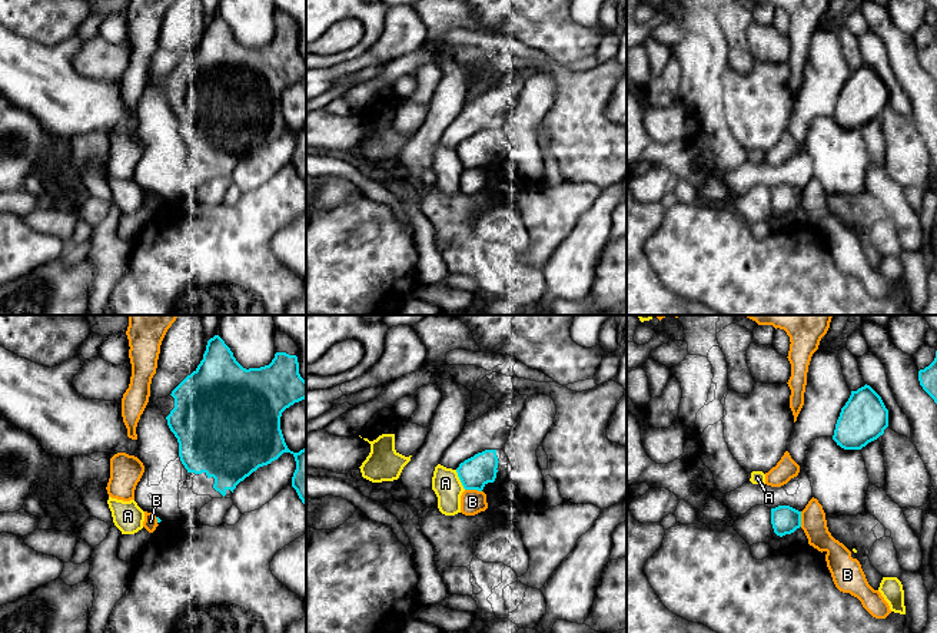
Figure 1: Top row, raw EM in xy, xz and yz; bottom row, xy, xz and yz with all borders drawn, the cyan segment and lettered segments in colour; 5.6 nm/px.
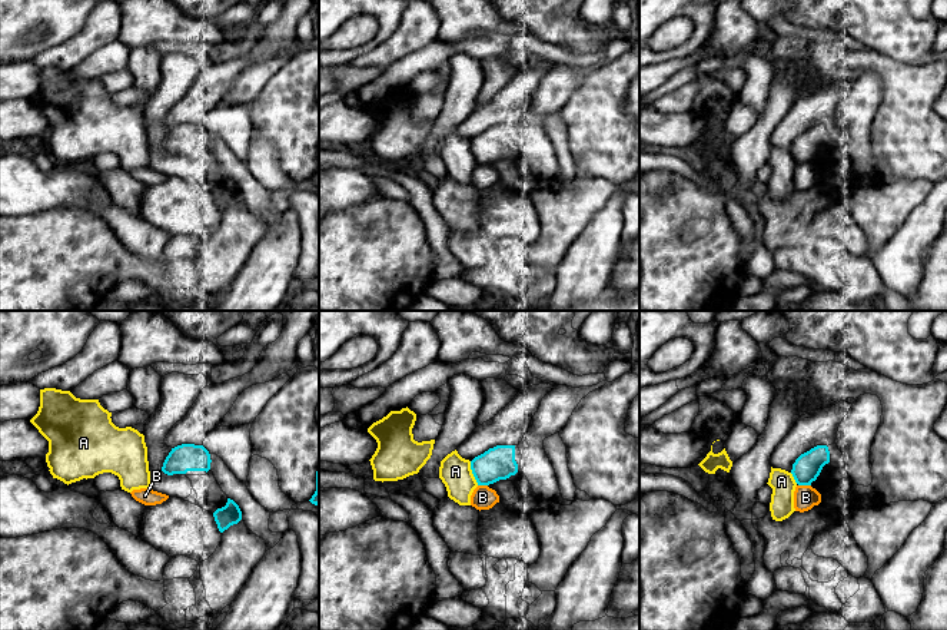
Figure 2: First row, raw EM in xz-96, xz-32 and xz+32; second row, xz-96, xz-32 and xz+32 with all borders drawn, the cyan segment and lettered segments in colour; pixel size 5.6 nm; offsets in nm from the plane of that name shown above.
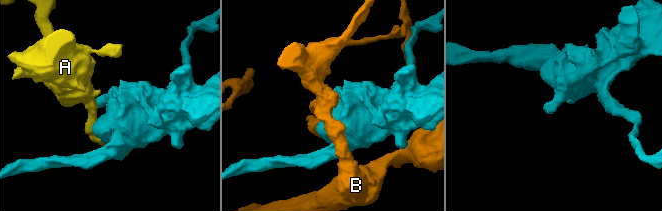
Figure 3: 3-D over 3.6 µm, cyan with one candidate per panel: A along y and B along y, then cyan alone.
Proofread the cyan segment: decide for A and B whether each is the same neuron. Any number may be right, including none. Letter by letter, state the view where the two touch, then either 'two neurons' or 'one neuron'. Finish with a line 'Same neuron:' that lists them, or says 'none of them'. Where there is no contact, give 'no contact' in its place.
A: xz | two neurons
B: xz | two neurons
Same neuron: none of them

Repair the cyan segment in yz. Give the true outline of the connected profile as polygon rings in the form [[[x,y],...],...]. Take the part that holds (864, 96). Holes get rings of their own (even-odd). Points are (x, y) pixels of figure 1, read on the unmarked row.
[[[864,64],[841,87],[833,119],[844,129],[861,129],[877,119],[888,106],[888,89],[881,76]]]

